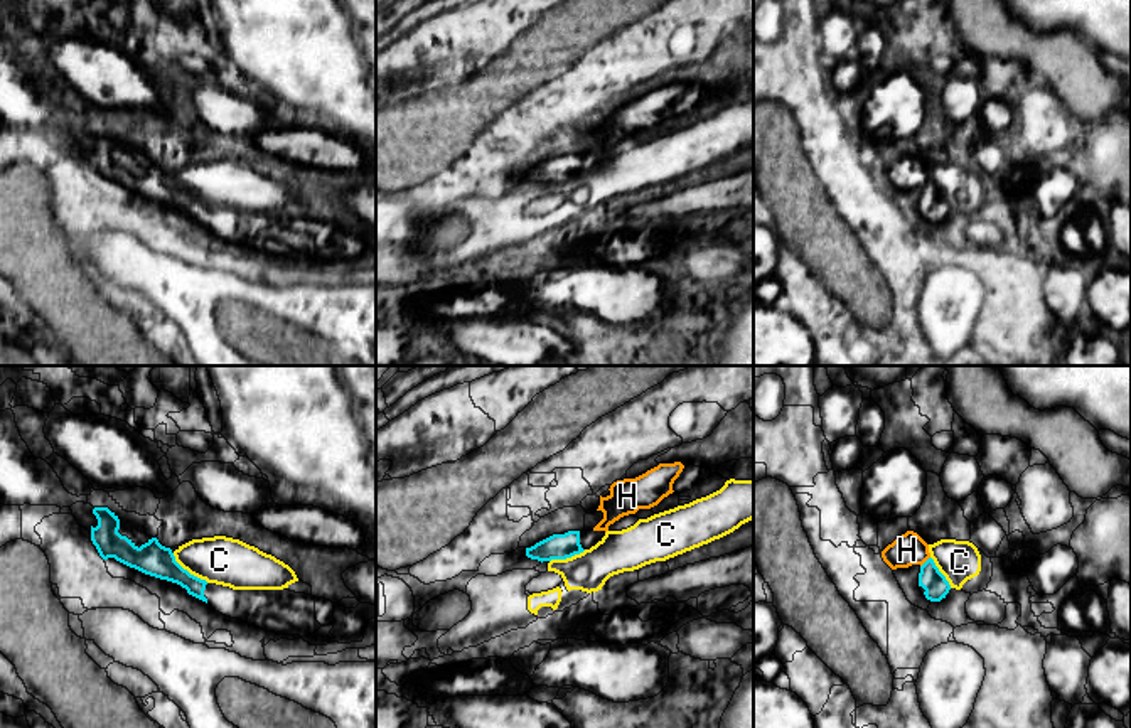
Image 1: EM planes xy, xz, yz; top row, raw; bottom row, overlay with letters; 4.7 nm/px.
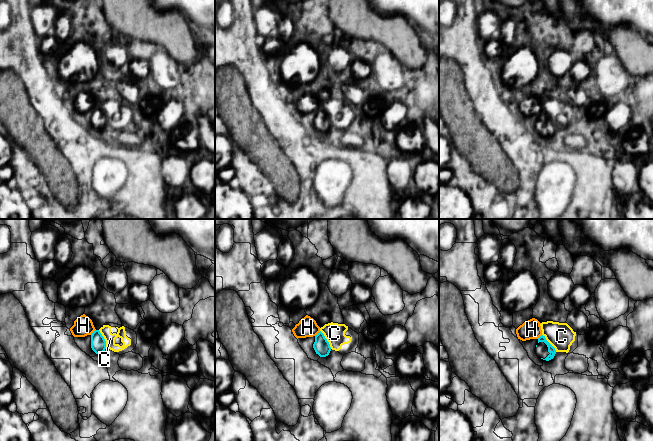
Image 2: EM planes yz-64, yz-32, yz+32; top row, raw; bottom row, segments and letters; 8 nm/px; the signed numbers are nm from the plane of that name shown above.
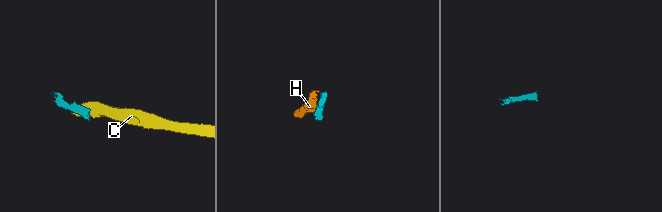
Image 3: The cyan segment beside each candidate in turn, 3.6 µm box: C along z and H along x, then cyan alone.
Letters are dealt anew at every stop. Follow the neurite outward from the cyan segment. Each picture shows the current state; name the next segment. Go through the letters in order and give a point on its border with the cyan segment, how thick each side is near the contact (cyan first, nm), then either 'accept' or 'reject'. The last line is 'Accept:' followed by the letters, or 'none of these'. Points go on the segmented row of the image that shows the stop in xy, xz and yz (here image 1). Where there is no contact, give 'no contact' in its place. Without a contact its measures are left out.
C: contact xy (187, 572); calibres 160 and 220 nm; reject
H: contact yz (926, 562); calibres 120 and 150 nm; reject
Accept: none of these

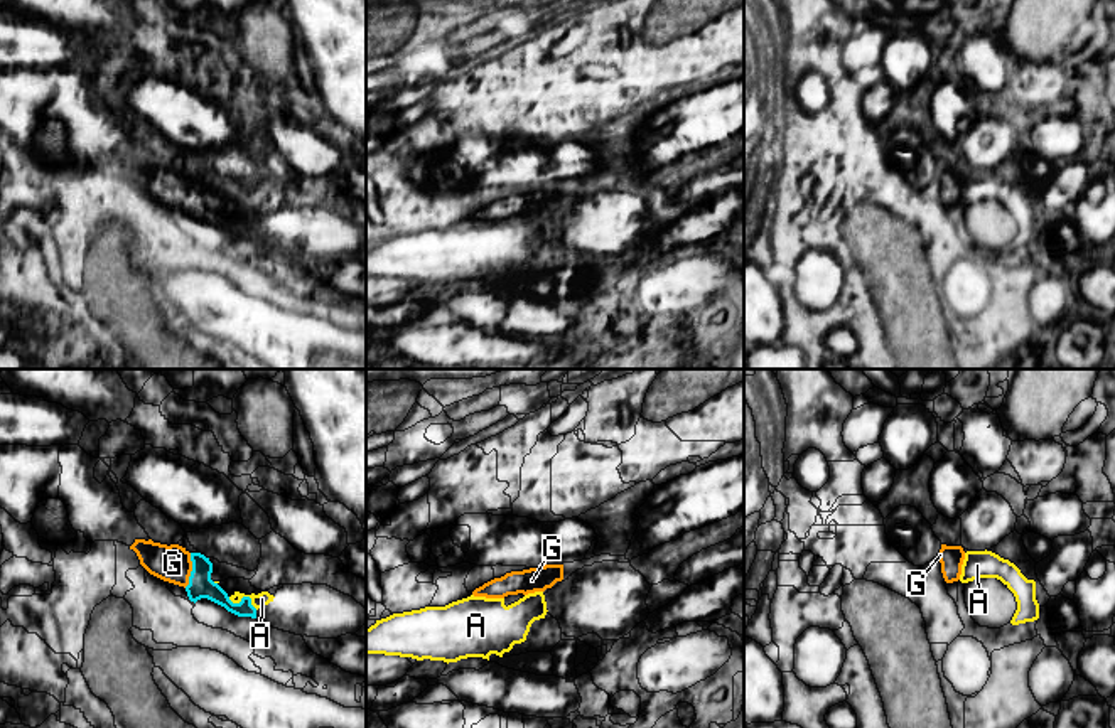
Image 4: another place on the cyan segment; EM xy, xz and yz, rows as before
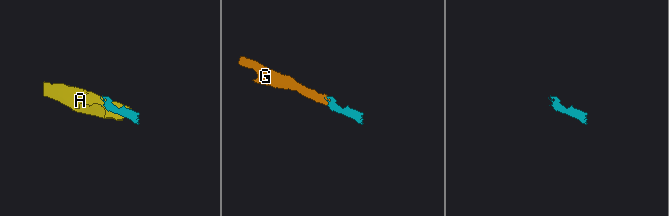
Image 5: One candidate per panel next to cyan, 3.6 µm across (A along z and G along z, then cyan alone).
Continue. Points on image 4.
A: contact xy (245, 597); calibres 120 and 70 nm; reject
G: contact xy (193, 570); calibres 120 and 180 nm; accept
Accept: G

